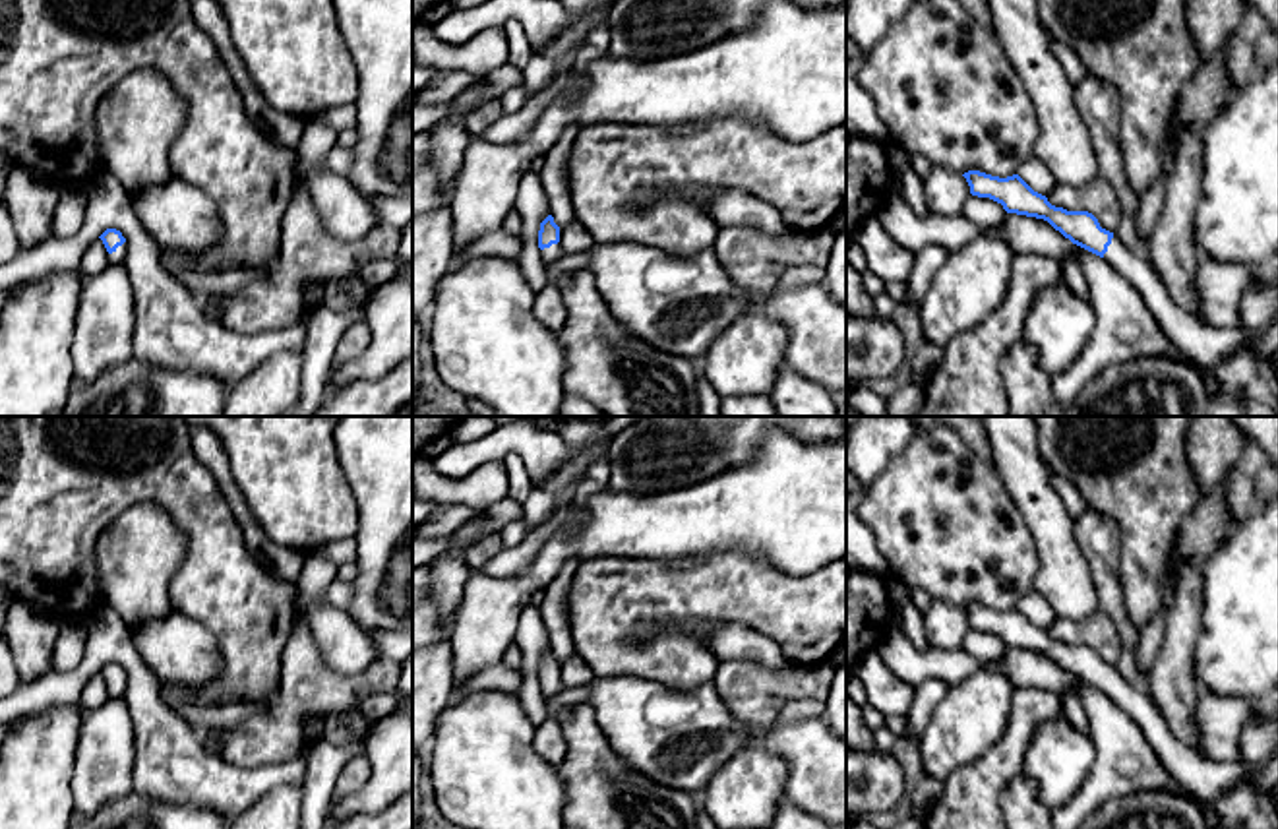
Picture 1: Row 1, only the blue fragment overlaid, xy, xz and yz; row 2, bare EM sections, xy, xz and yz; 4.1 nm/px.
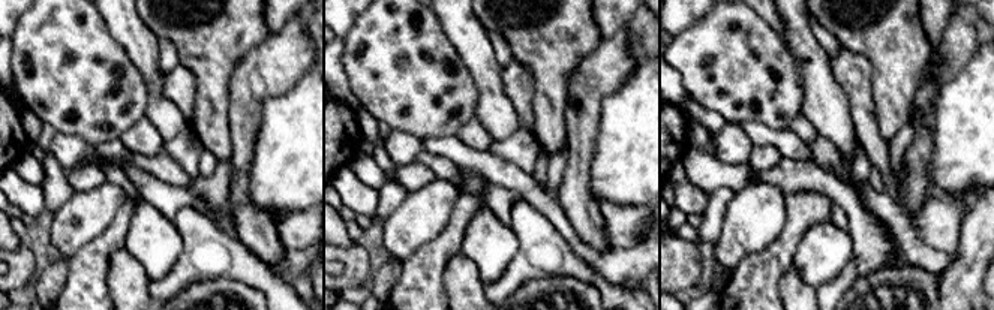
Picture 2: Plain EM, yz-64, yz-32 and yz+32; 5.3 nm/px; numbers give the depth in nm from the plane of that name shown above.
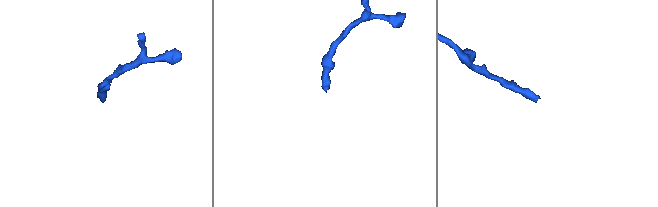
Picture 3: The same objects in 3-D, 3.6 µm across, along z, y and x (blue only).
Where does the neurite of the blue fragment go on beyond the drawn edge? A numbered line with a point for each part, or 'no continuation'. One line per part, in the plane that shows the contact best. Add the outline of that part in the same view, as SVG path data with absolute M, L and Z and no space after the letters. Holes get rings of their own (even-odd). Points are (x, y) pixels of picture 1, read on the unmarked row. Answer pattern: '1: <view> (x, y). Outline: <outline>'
1: yz (1207, 779). Outline: M1113 668L1104 693L1133 719L1162 765L1197 798L1212 802L1247 779L1241 759L1210 761L1181 744L1168 728L1146 686L1133 686Z

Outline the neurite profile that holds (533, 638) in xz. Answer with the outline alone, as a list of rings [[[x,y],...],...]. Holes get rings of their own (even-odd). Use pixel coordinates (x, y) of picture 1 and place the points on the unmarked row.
[[[529,602],[521,610],[513,645],[523,653],[523,662],[517,670],[521,676],[517,695],[529,721],[538,726],[554,717],[538,682],[540,657],[552,649],[552,637],[538,606]]]

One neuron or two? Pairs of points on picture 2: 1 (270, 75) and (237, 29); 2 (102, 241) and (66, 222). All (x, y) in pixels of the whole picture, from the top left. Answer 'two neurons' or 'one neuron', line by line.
1: two neurons
2: two neurons

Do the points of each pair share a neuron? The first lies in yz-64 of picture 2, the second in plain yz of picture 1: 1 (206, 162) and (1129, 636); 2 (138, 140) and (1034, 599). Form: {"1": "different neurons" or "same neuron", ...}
{"1": "different neurons", "2": "same neuron"}

